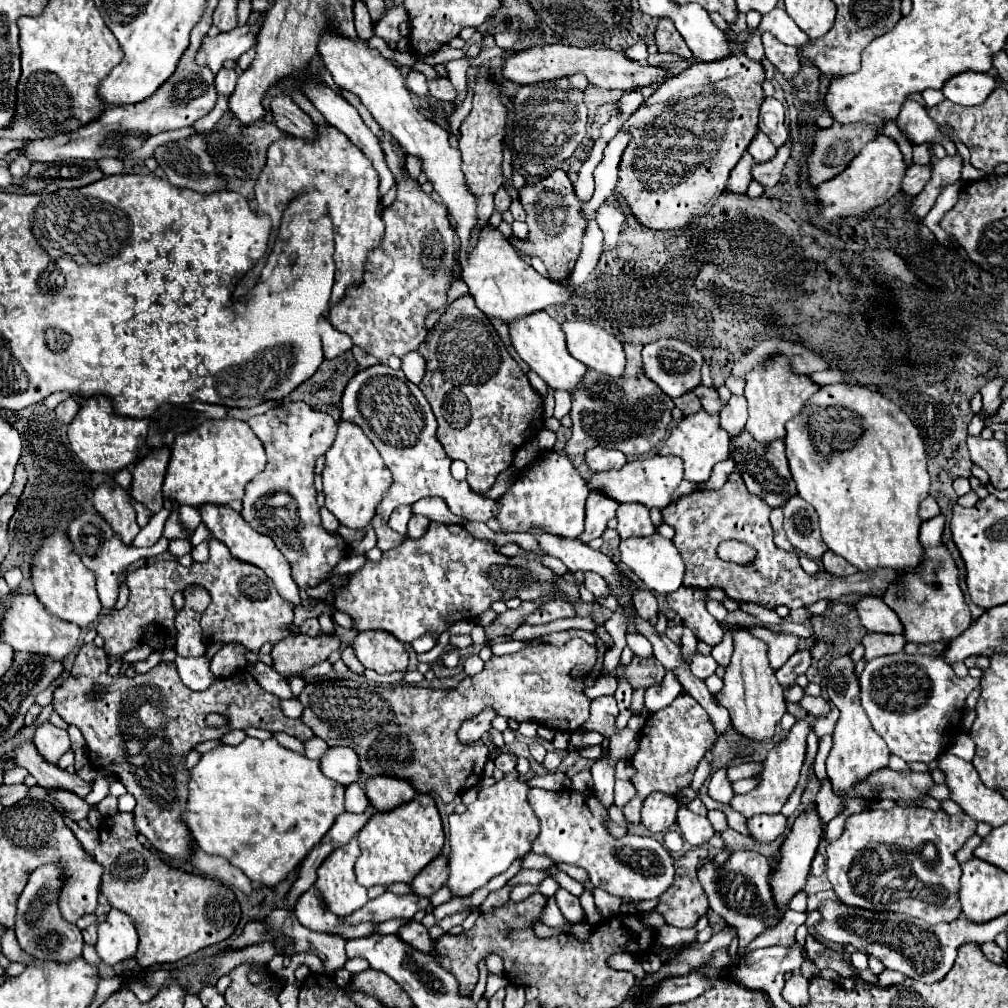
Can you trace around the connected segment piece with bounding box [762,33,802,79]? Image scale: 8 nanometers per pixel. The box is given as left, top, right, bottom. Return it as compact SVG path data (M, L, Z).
M770 33L762 35L762 43L766 49L766 57L774 63L774 67L786 77L792 79L800 71L800 51L790 45L782 45L778 39L774 39Z

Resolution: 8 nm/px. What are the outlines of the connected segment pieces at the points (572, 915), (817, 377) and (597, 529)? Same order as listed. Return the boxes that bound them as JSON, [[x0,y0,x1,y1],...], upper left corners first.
[[554,887,584,923],[810,369,844,385],[578,491,618,543]]

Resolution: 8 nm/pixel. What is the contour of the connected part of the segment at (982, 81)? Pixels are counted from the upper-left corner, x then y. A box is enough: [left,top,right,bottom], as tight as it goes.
[942,73,996,107]

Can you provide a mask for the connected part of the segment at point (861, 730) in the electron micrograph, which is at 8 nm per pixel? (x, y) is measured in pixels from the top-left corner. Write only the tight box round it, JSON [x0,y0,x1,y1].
[824,655,890,841]

